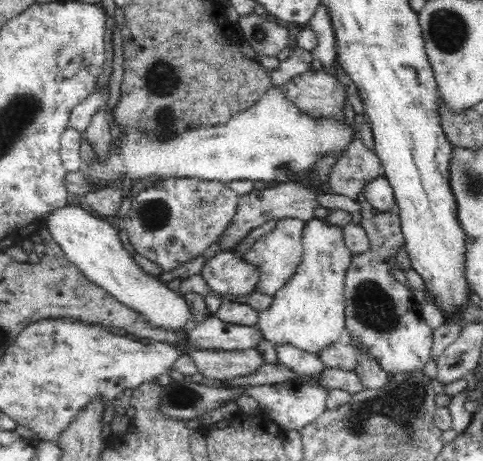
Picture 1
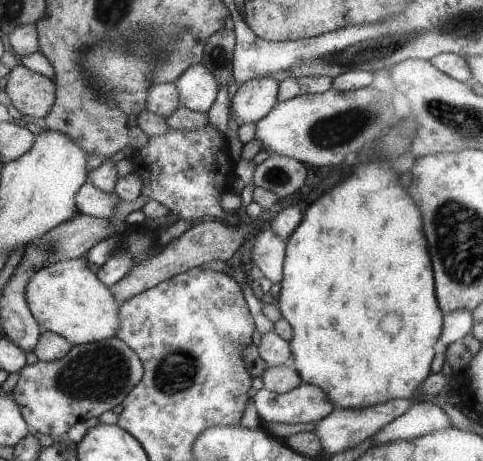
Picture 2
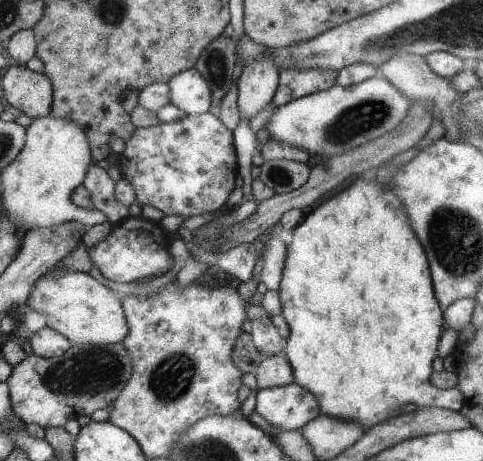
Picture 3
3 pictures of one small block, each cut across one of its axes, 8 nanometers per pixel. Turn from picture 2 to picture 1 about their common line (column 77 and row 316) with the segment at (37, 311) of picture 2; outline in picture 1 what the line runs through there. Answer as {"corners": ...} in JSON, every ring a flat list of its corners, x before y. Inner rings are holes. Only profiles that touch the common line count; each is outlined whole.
{"corners":[[312,218,304,224,302,228,302,262,296,274,288,280,288,284,274,294,274,302,266,312,258,314,258,326,262,330,262,336,270,340,272,344,284,344,290,342,298,350,318,354,322,348,332,346,340,334,346,330,346,298,344,298,344,288,346,288,346,274,348,268,354,260,356,254,352,254,344,242,344,228,328,224,328,220,322,218]]}

